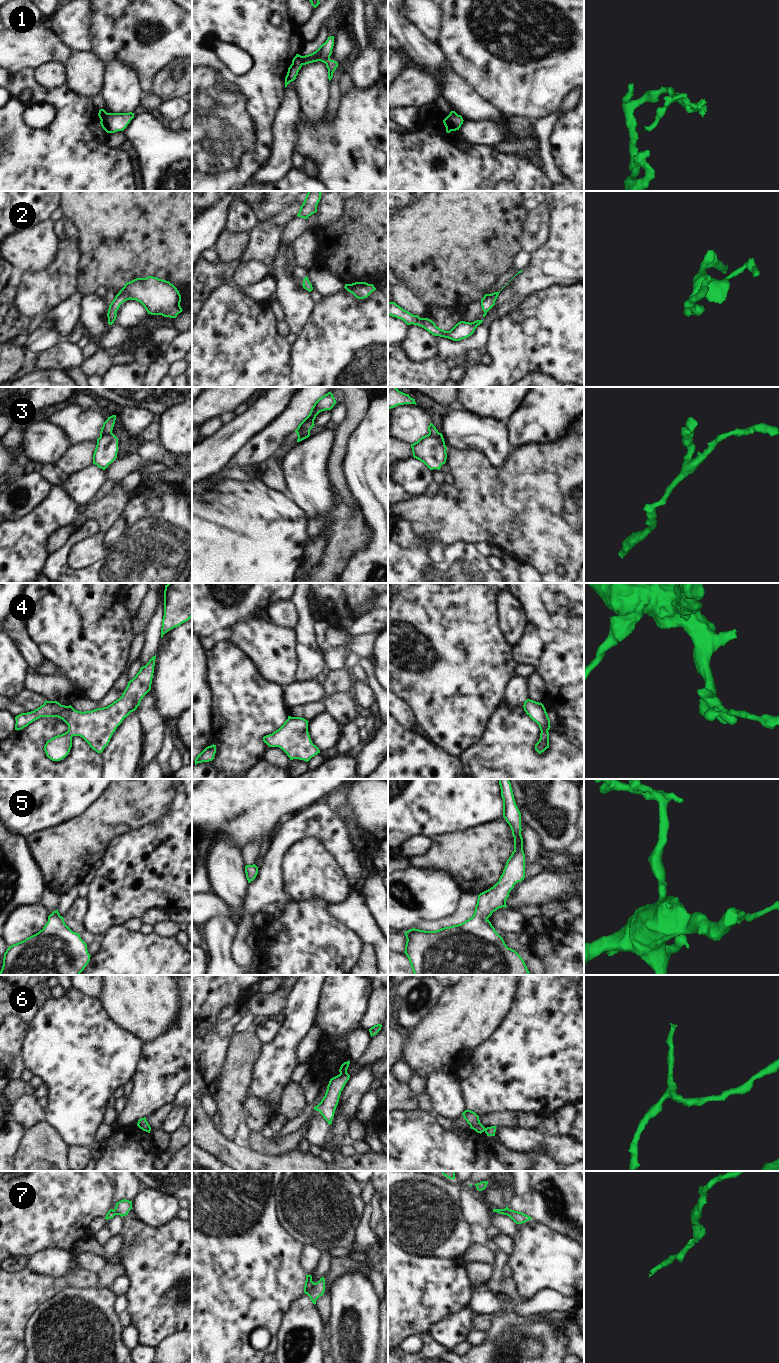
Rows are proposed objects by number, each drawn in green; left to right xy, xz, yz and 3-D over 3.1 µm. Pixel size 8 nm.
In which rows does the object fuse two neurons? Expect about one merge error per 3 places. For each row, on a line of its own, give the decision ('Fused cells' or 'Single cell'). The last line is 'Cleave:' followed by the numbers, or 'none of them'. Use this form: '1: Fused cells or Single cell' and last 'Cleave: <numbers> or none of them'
1: Fused cells
2: Single cell
3: Fused cells
4: Single cell
5: Single cell
6: Fused cells
7: Single cell
Cleave: 1, 3, 6.

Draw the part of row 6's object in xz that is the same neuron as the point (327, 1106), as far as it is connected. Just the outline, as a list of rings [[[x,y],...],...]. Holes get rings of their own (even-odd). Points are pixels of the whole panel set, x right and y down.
[[[347,1071],[331,1078],[327,1086],[325,1096],[321,1102],[314,1107],[314,1110],[319,1111],[329,1125],[332,1124],[332,1119],[339,1102],[341,1091],[349,1078],[350,1075]]]

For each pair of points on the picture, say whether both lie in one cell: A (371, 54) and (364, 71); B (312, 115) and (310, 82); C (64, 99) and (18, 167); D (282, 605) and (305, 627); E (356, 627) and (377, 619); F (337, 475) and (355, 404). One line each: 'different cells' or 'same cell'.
A: same cell
B: same cell
C: same cell
D: different cells
E: same cell
F: same cell

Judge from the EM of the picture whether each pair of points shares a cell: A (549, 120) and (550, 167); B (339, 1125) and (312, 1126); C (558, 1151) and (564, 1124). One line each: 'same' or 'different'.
A: same
B: different
C: different

